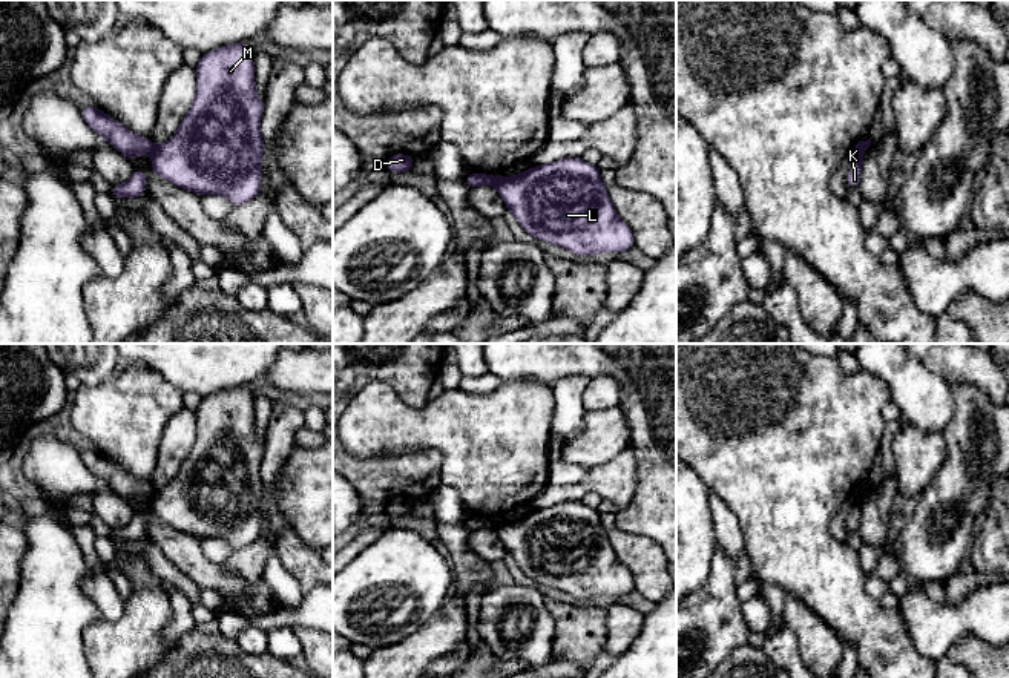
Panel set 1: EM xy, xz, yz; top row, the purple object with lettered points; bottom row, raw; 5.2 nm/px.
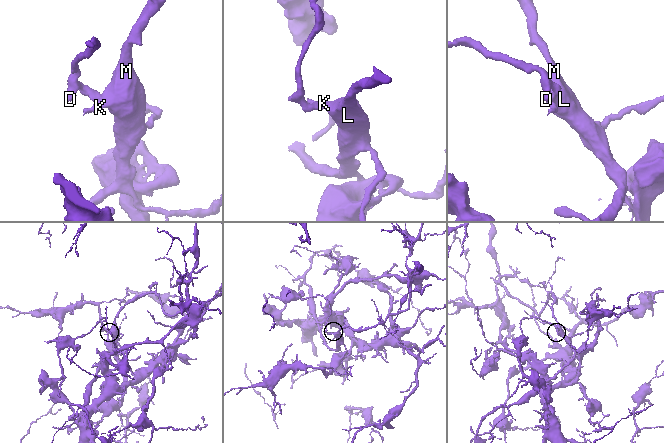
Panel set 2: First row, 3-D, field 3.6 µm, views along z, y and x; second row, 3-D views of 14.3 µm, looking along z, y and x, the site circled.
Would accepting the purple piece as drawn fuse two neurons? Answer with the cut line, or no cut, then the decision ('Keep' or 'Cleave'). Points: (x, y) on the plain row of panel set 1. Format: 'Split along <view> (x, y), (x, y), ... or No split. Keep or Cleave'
Split along yz (864, 494), (854, 502). Cleave

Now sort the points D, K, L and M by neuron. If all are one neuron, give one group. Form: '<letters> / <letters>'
D / K L M

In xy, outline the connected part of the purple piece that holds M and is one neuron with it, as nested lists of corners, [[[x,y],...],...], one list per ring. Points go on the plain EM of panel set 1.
[[[247,385],[204,397],[196,439],[176,477],[153,492],[152,514],[196,537],[221,538],[236,551],[259,540],[264,443],[256,436]]]

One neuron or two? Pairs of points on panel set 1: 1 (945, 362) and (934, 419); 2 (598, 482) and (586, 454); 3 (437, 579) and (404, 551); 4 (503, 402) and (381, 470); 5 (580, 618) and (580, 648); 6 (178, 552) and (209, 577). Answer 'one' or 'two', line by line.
1: two
2: two
3: one
4: two
5: one
6: one

